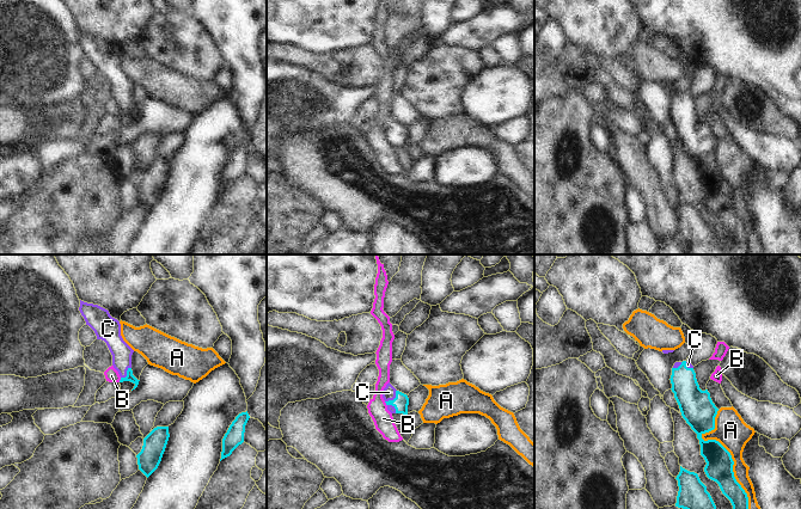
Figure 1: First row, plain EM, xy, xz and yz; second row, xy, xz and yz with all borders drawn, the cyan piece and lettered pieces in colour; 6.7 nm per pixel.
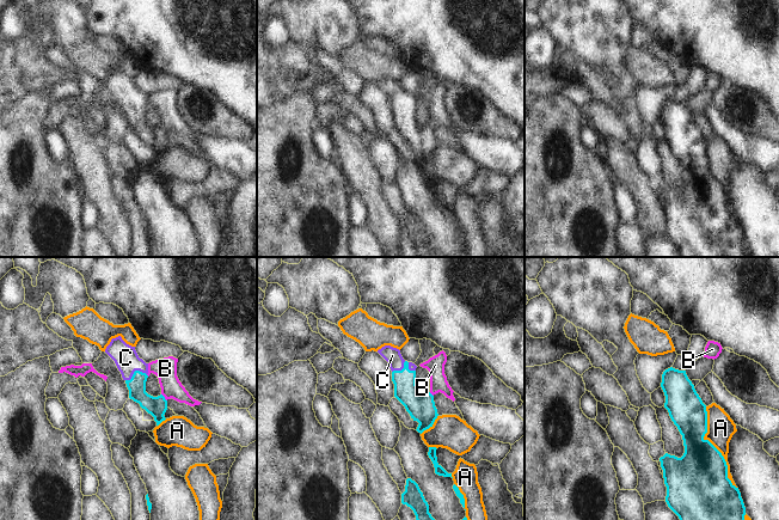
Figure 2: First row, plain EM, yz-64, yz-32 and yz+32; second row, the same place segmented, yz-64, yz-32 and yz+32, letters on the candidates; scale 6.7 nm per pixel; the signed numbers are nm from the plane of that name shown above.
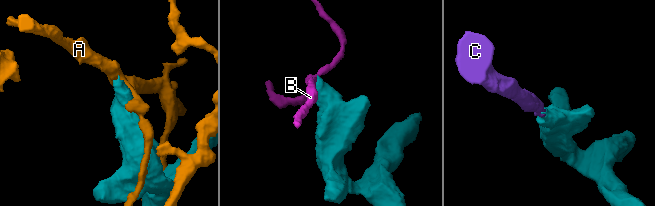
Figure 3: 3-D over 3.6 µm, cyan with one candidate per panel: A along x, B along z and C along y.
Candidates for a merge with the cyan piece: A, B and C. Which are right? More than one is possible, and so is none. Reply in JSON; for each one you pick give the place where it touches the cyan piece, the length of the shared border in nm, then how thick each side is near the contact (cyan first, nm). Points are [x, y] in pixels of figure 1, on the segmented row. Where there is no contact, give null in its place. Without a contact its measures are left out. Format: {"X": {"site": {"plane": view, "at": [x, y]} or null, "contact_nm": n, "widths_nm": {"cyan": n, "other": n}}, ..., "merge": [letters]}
{"C": {"site": {"plane": "xz", "at": [395, 398]}, "contact_nm": 120, "widths_nm": {"cyan": 100, "other": 90}}, "merge": ["C"]}

